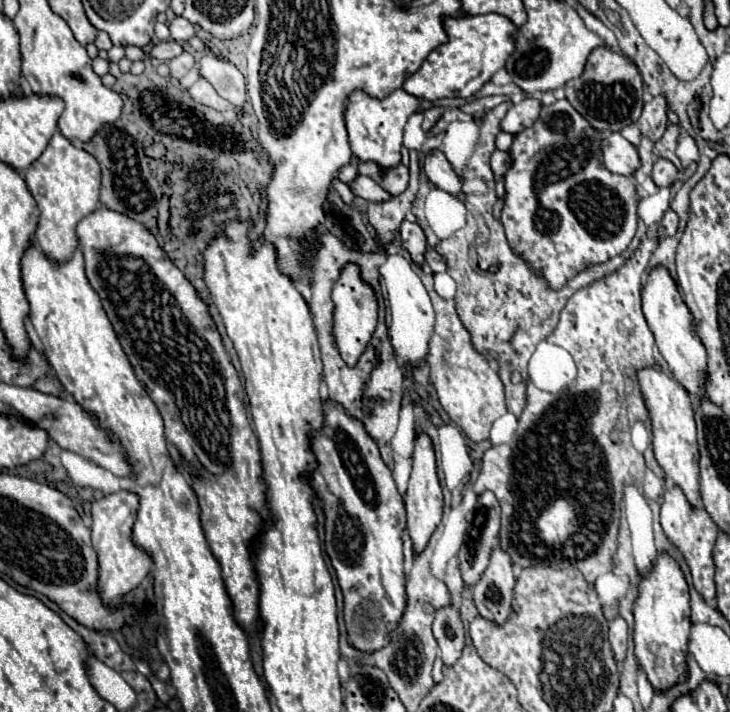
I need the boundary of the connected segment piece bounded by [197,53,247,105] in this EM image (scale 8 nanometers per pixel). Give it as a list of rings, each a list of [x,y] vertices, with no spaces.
[[[203,53],[203,57],[197,63],[197,69],[199,69],[201,77],[205,77],[223,99],[231,101],[233,105],[245,103],[245,99],[247,99],[247,93],[243,87],[245,79],[235,65],[223,63],[211,53]]]

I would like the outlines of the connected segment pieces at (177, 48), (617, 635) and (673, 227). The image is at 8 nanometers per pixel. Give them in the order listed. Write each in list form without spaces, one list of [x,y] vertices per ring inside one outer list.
[[[169,39],[169,41],[163,41],[163,43],[155,45],[147,55],[149,55],[151,59],[169,61],[169,59],[173,59],[173,57],[181,55],[181,45],[179,45],[177,41],[173,41],[173,39]]]
[[[617,617],[609,623],[609,643],[611,643],[611,649],[613,649],[613,655],[617,659],[617,663],[623,663],[625,659],[625,653],[627,653],[627,639],[629,639],[629,629],[627,629],[627,623]]]
[[[673,209],[665,211],[663,219],[661,219],[661,235],[665,237],[673,237],[677,233],[677,225],[679,225],[679,217]]]

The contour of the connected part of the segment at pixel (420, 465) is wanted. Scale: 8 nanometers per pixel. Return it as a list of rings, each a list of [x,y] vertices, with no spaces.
[[[419,435],[415,439],[413,471],[411,471],[411,479],[405,493],[405,507],[407,507],[407,531],[411,537],[413,549],[415,553],[421,553],[427,547],[429,537],[441,523],[441,509],[443,509],[443,493],[437,479],[437,471],[435,471],[435,453],[433,453],[431,439],[427,435]]]

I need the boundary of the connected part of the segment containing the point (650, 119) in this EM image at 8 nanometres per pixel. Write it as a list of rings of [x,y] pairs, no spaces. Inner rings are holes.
[[[653,97],[651,101],[645,103],[641,117],[635,121],[637,129],[641,131],[643,137],[651,141],[659,141],[661,135],[665,133],[667,127],[667,101],[665,97]]]

